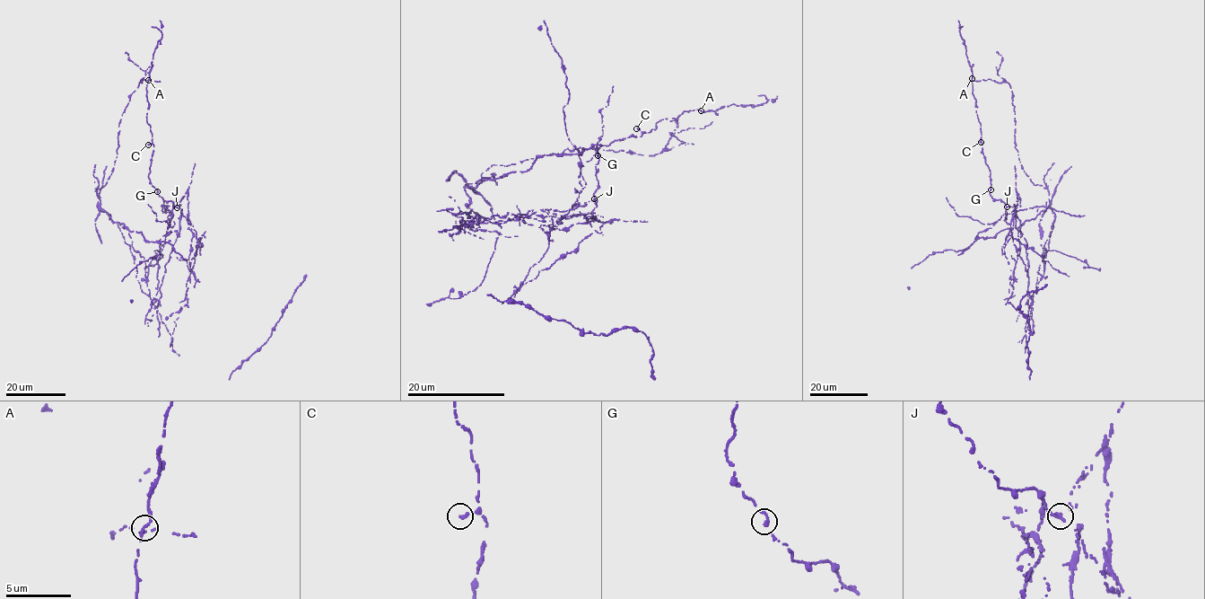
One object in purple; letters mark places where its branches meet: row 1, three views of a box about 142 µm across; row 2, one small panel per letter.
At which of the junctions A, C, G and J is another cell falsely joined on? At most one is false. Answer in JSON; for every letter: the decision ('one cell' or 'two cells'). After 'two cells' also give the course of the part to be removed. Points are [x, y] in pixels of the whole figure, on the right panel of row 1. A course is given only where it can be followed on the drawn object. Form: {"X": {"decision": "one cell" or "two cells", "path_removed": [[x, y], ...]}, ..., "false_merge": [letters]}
{"A": {"decision": "one cell"}, "C": {"decision": "one cell"}, "G": {"decision": "one cell"}, "J": {"decision": "two cells", "path_removed": [[1007, 207], [1020, 221], [1029, 297], [1055, 218], [1049, 191], [1019, 162], [996, 52]]}, "false_merge": ["J"]}

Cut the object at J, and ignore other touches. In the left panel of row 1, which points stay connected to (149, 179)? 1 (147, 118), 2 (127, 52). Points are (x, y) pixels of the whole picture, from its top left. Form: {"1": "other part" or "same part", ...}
{"1": "same part", "2": "other part"}

